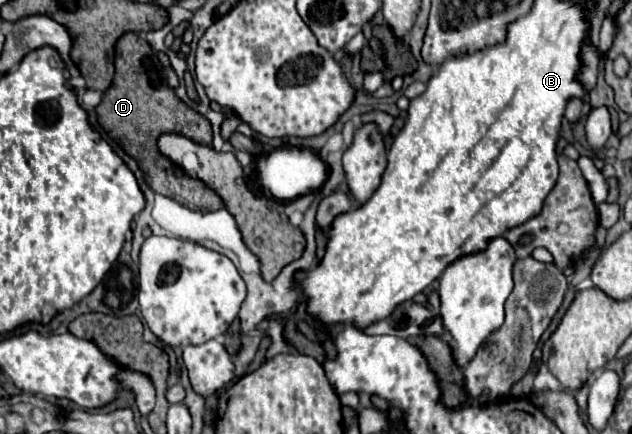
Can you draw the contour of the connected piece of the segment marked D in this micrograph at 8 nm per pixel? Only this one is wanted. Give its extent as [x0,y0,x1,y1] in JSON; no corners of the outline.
[96,32,224,212]

